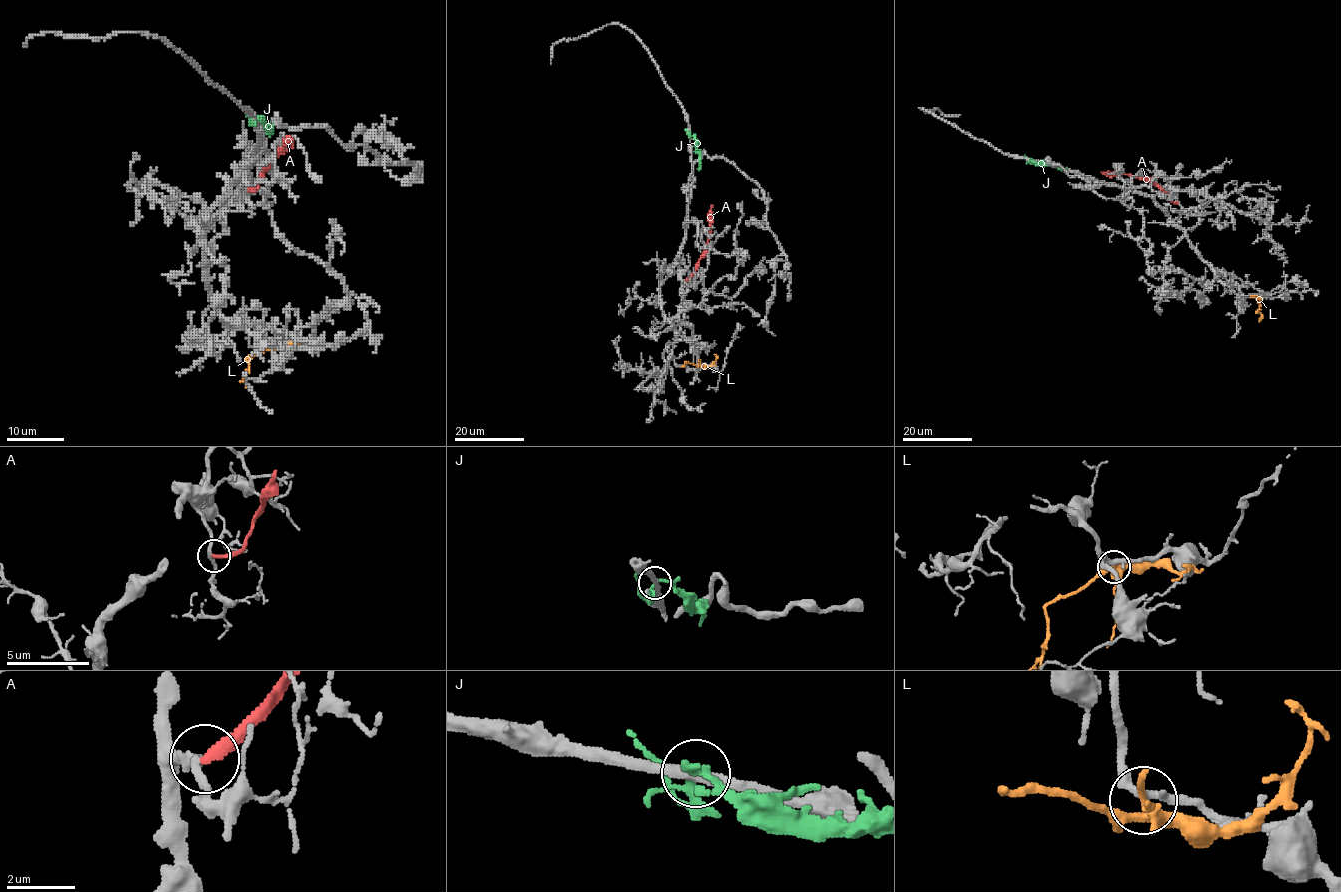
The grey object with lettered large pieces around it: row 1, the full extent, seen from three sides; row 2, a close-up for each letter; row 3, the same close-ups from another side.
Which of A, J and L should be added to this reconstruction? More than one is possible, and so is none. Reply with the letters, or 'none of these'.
none of these

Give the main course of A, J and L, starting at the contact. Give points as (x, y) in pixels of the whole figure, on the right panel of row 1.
A: (1177, 202), (1150, 181), (1125, 173), (1100, 173)
J: (1031, 159), (1067, 169)
L: (1260, 296), (1260, 321)

